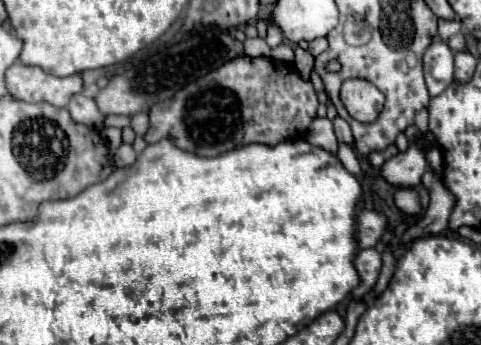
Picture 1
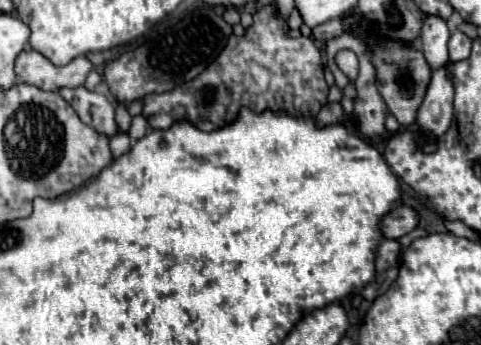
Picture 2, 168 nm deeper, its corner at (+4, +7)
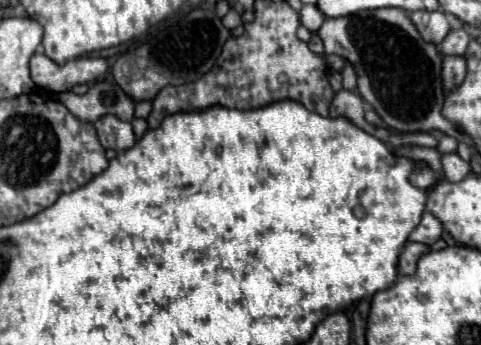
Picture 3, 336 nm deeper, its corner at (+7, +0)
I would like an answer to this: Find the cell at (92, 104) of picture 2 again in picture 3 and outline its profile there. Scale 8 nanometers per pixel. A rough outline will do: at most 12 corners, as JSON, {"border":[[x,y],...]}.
{"border":[[112,114],[94,122],[100,144],[128,150],[136,142],[132,124]]}

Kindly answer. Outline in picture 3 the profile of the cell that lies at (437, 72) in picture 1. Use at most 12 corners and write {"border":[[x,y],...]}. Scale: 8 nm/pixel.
{"border":[[442,10],[410,14],[424,40],[436,46],[450,32]]}

